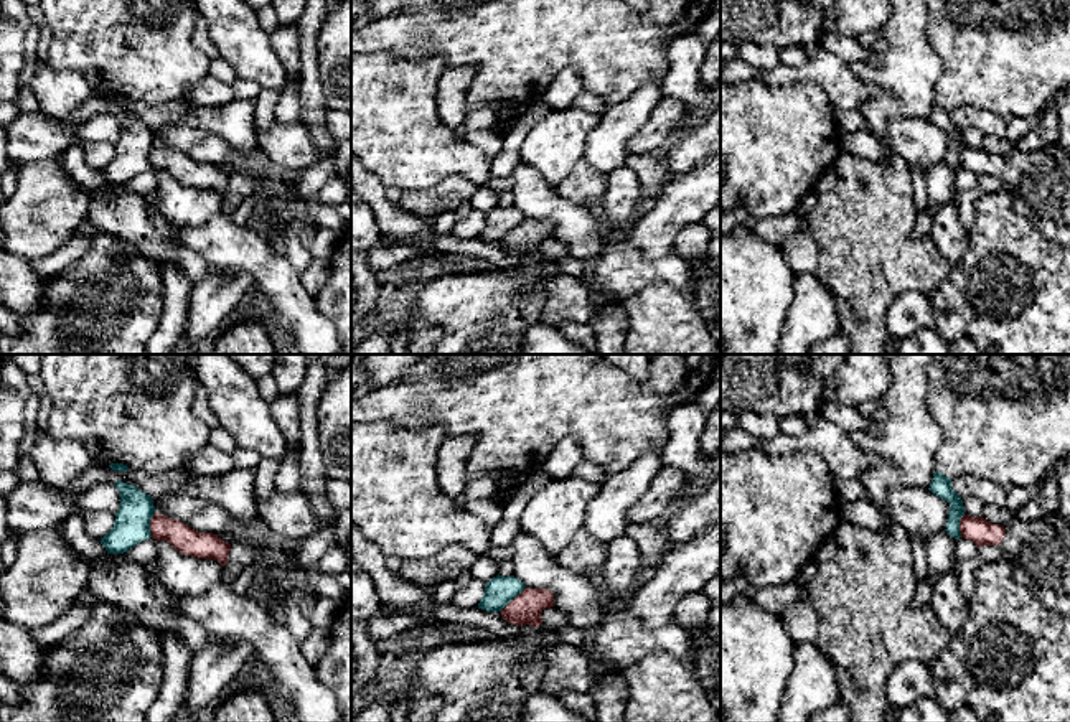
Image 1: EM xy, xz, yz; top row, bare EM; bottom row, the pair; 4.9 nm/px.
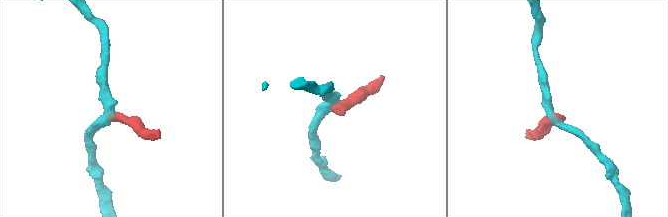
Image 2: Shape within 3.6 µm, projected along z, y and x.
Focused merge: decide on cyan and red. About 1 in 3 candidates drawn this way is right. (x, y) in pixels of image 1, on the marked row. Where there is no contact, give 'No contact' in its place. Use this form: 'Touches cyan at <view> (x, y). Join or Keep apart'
Touches cyan at xz (511, 599). Keep apart

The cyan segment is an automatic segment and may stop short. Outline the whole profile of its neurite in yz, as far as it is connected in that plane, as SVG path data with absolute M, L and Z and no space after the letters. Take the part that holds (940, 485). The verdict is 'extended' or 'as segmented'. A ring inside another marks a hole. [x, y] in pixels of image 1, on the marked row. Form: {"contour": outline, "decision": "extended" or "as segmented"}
{"contour": "M936 470L928 490L938 498L943 498L945 501L950 503L950 513L945 531L951 537L960 539L961 537L960 519L964 516L964 508L963 508L963 499L951 488L951 480Z", "decision": "as segmented"}

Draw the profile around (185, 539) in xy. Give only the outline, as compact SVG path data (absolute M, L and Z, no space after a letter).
M158 513L150 519L150 532L155 541L167 541L181 554L213 559L223 567L228 564L231 544L218 534L198 532L181 521Z

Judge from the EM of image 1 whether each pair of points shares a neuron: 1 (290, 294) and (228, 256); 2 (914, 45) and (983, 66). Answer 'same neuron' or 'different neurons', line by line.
1: same neuron
2: different neurons

